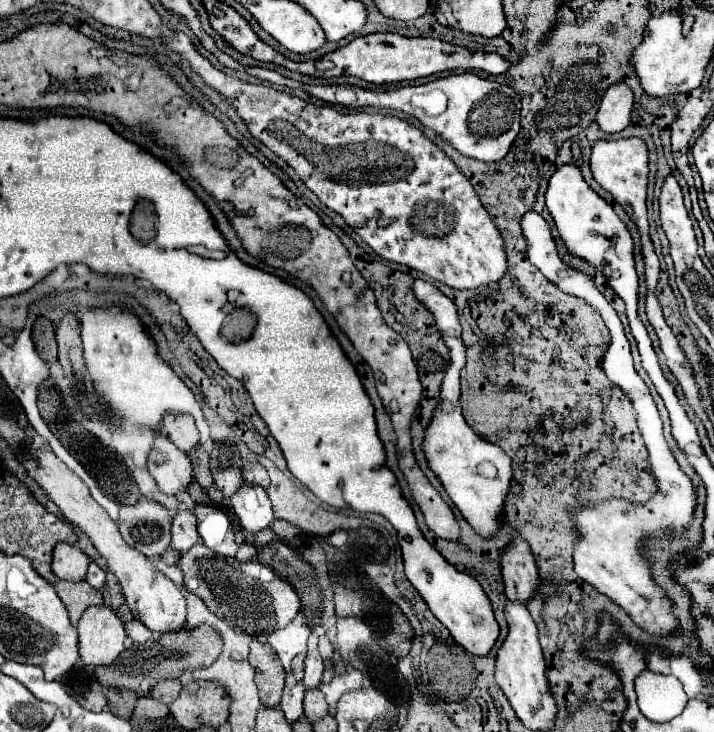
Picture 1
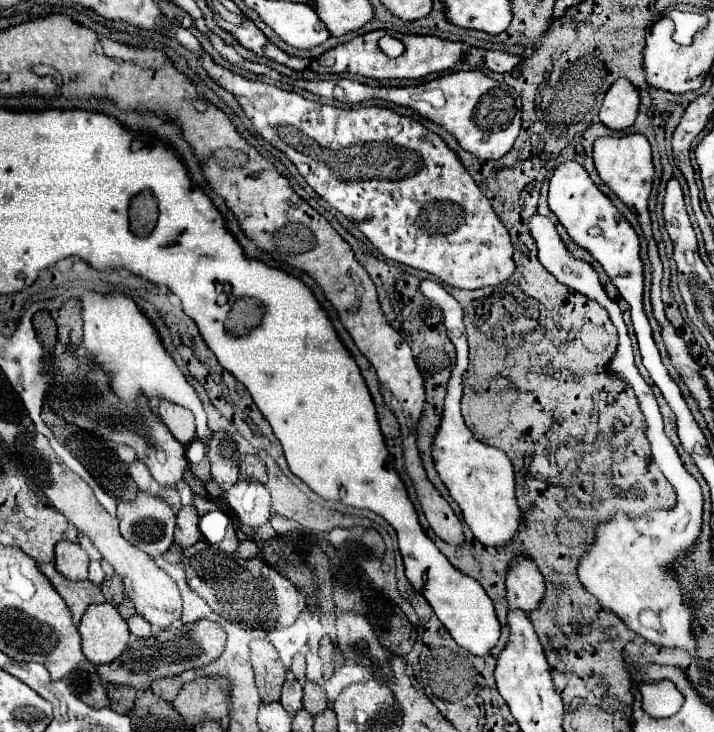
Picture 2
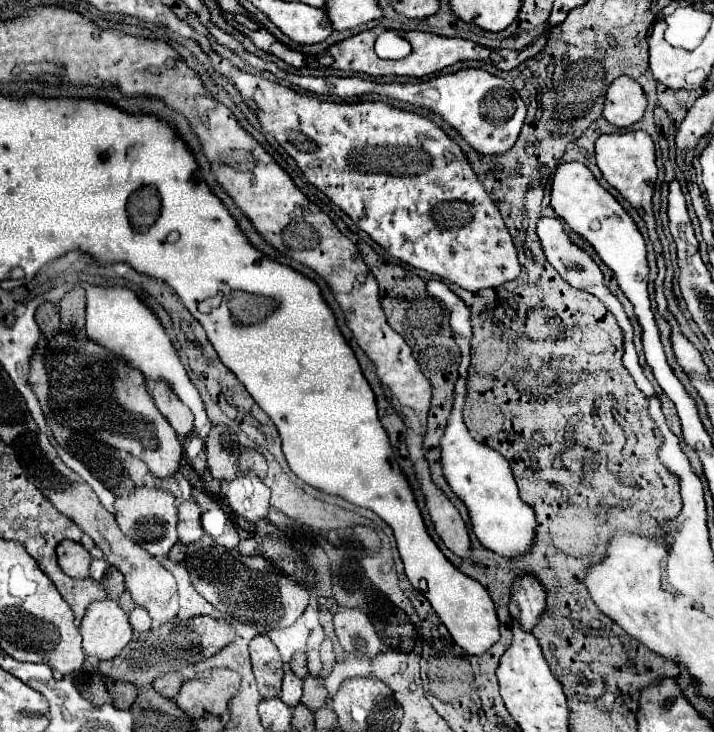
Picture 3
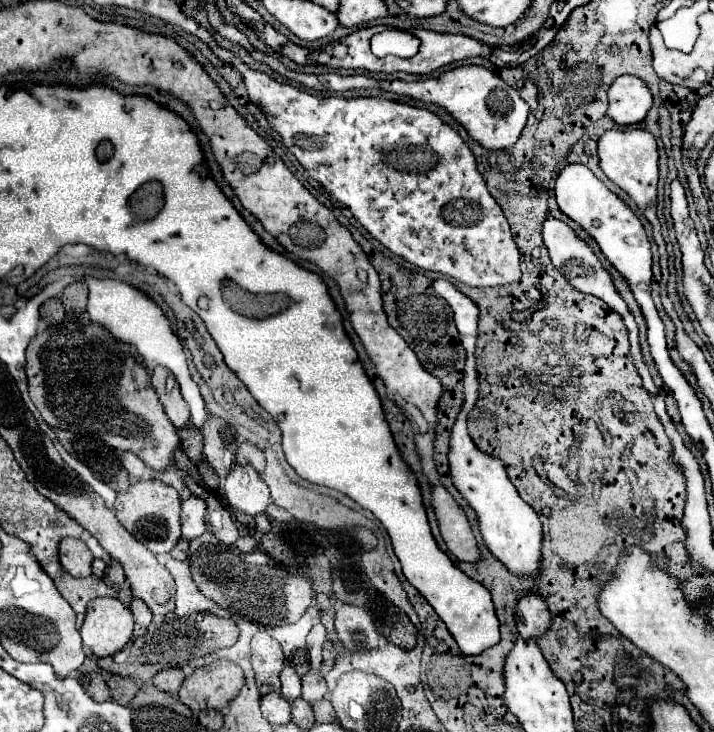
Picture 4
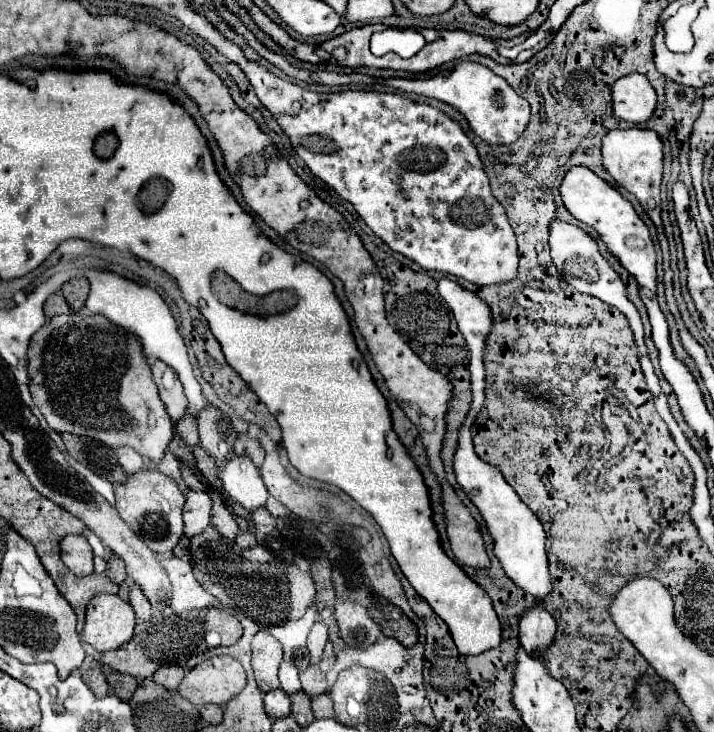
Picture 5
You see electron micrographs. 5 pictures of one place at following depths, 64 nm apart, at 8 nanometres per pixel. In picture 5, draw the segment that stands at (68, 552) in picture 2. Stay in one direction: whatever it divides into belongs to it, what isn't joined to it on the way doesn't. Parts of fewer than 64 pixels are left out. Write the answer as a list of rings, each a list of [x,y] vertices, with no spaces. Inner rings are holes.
[[[66,536],[60,544],[62,562],[76,576],[88,576],[94,572],[92,564],[92,548],[84,536]]]

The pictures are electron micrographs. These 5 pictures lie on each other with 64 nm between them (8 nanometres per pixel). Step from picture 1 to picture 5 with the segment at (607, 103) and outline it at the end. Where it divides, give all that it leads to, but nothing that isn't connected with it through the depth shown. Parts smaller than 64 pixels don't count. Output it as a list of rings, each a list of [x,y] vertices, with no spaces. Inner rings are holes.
[[[628,74],[612,86],[614,116],[630,122],[642,124],[652,118],[656,110],[656,90],[644,74]]]

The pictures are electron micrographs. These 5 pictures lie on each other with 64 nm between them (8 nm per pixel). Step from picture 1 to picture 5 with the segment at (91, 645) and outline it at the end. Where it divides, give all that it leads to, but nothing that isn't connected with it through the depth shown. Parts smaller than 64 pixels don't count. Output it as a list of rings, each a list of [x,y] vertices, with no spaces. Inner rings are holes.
[[[96,594],[86,606],[86,624],[82,630],[82,640],[92,644],[98,652],[108,652],[124,646],[134,632],[136,616],[130,602],[124,602],[118,594]]]

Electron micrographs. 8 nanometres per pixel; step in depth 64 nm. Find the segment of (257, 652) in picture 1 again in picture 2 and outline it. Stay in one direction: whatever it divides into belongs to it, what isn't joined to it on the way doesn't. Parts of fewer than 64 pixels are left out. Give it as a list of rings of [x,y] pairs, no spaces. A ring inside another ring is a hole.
[[[264,640],[250,642],[250,658],[256,674],[256,684],[260,690],[262,702],[278,702],[280,690],[286,680],[286,670],[276,648]]]

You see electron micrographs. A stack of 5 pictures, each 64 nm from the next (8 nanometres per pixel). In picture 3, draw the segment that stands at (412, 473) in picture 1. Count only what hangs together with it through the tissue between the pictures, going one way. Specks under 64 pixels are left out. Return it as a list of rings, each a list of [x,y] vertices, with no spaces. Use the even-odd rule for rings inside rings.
[[[408,444],[408,450],[410,450],[410,460],[414,462],[414,468],[416,468],[416,476],[422,484],[422,490],[426,496],[426,506],[428,506],[428,512],[430,512],[430,518],[436,526],[438,536],[442,538],[446,548],[452,550],[458,558],[462,558],[462,560],[470,558],[468,528],[466,528],[458,508],[432,482],[428,462],[422,454],[422,444]]]

